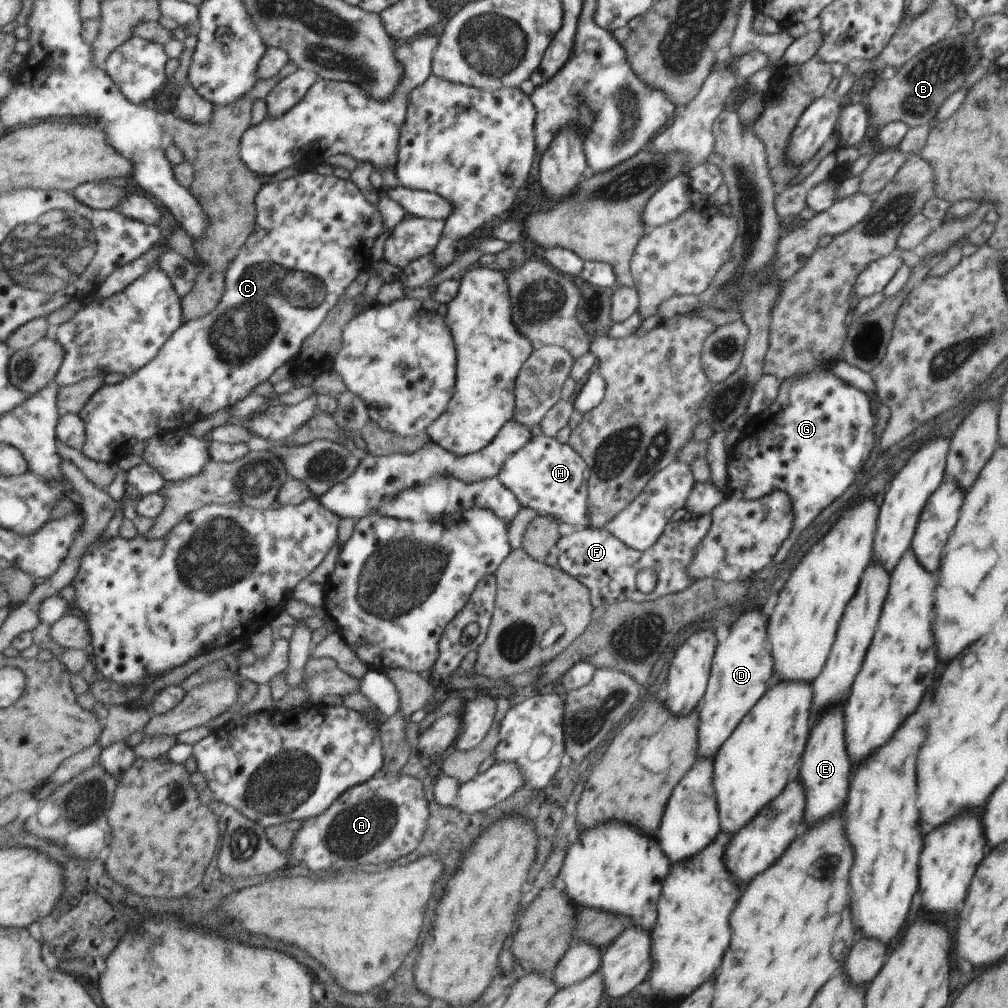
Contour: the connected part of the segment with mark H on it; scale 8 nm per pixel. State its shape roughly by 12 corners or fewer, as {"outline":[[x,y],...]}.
{"outline":[[540,433],[498,477],[521,507],[585,527],[589,475]]}

